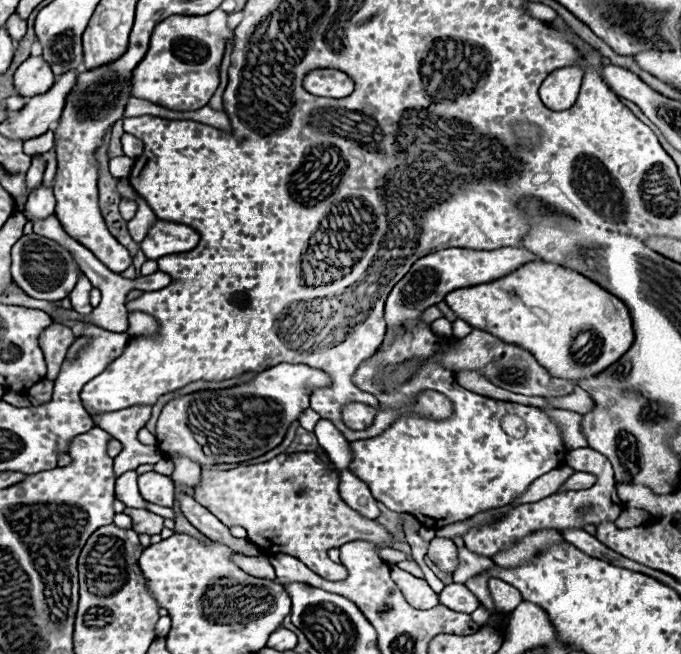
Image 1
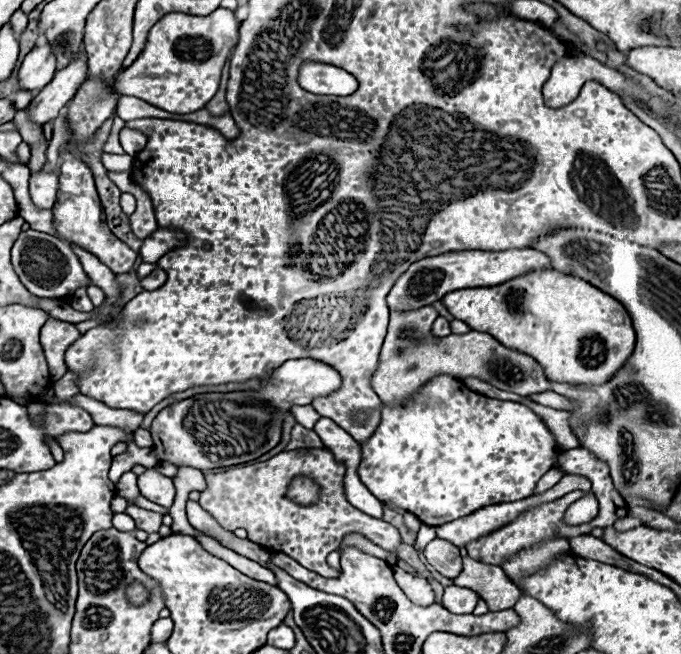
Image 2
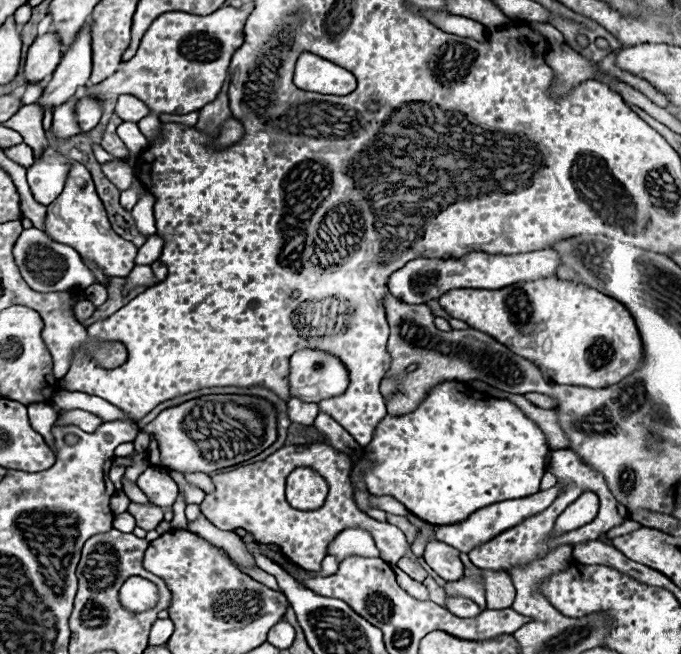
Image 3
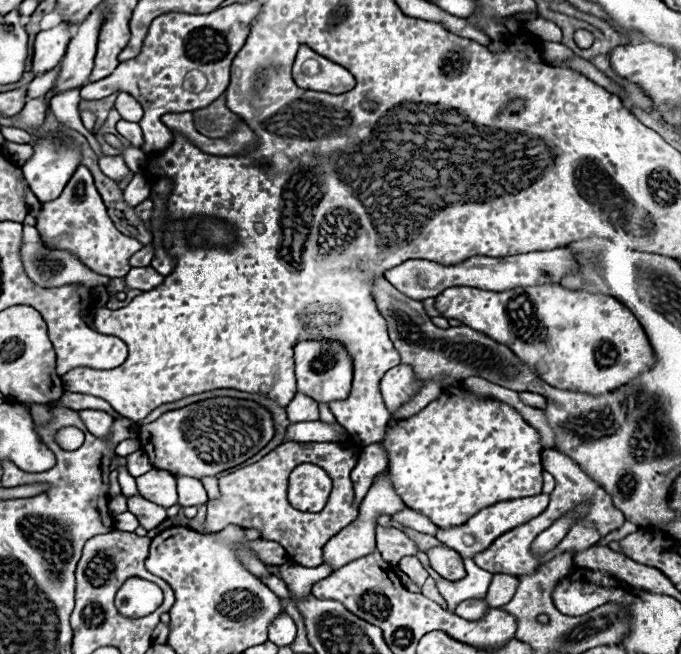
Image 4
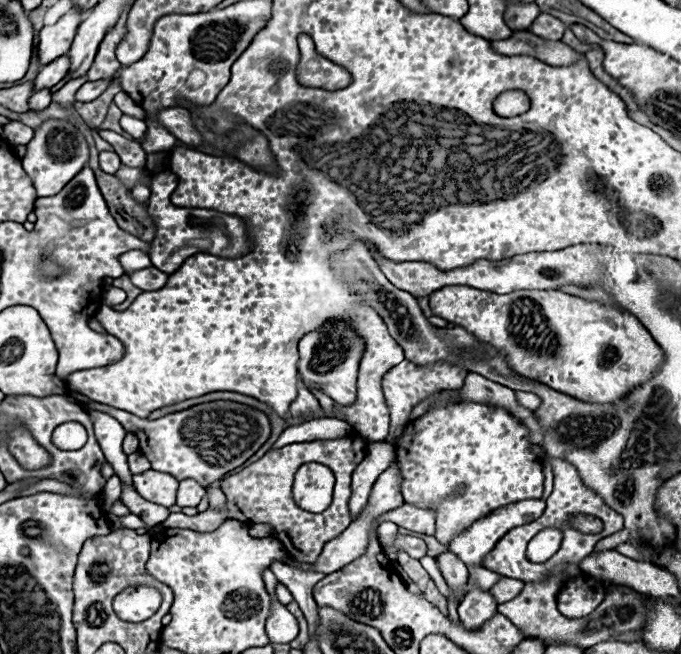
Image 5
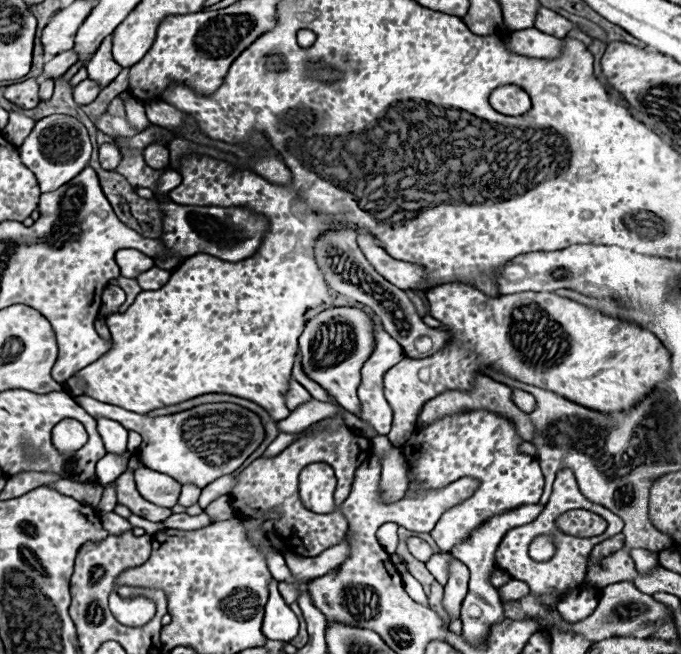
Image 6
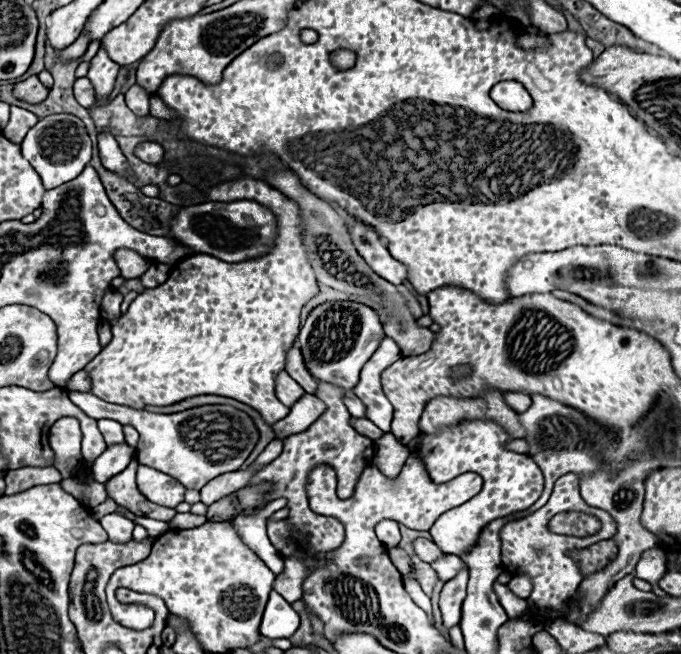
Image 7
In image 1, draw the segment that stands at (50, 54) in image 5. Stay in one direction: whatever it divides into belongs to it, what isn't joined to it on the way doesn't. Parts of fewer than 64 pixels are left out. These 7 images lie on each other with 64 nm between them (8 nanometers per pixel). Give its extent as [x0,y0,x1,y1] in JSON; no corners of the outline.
[14,56,54,98]

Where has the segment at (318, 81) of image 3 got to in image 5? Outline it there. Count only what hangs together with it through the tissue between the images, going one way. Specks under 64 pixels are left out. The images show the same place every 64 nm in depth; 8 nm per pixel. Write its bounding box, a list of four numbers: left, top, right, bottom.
[296,36,352,90]

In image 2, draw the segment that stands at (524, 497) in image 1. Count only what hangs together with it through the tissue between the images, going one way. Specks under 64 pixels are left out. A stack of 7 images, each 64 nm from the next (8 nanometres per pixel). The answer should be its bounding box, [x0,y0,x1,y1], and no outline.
[534,469,563,494]

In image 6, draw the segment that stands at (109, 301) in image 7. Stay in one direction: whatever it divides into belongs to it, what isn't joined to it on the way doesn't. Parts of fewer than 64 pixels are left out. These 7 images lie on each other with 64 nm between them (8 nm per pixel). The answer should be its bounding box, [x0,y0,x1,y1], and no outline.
[102,286,126,314]

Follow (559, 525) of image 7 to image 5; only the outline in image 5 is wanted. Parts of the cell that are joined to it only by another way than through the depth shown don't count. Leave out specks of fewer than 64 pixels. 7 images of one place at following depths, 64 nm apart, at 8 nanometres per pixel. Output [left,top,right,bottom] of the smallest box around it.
[568,514,600,532]

